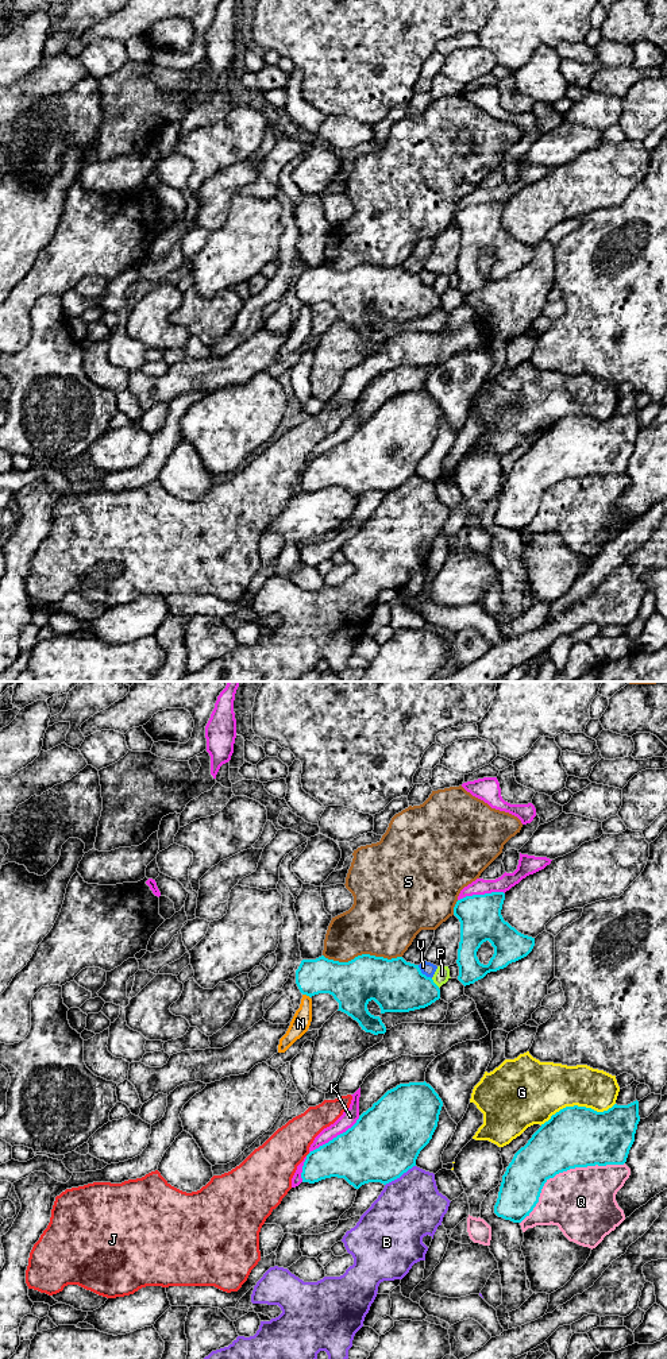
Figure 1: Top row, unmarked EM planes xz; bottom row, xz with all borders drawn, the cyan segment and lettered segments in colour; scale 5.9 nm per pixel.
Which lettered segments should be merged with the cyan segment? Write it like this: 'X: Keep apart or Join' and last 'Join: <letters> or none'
B: Keep apart
G: Keep apart
J: Keep apart
K: Keep apart
N: Keep apart
P: Keep apart
Q: Keep apart
S: Keep apart
V: Keep apart
Join: none

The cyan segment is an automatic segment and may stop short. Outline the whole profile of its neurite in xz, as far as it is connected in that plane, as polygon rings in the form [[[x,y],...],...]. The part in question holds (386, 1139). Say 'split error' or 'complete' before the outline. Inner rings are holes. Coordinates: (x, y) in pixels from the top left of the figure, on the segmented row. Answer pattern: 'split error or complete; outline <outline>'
complete; outline [[[425,1081],[397,1085],[363,1112],[351,1128],[306,1155],[302,1182],[338,1177],[359,1189],[369,1182],[386,1185],[400,1178],[416,1166],[420,1151],[432,1139],[442,1107],[442,1099]]]

